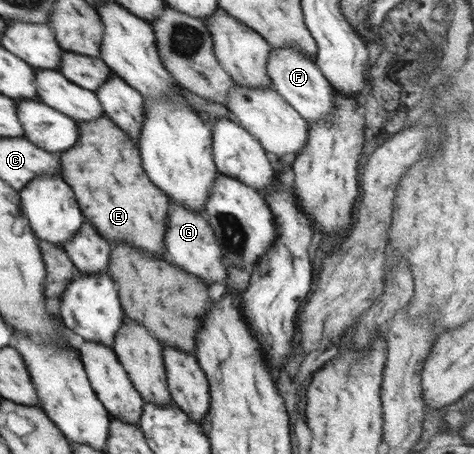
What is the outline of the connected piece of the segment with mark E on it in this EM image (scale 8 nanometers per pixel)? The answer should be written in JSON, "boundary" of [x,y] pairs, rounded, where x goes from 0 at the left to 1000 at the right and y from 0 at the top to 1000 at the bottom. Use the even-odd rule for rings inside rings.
{"boundary":[[[211,256],[198,267],[160,271],[167,286],[162,315],[124,339],[131,370],[127,385],[154,412],[162,447],[181,485],[190,487],[234,540],[257,529],[316,555],[325,568],[354,570],[346,524],[354,511],[363,443],[340,414],[333,414],[333,407],[316,396],[297,352],[295,324],[283,304],[226,256]]]}

